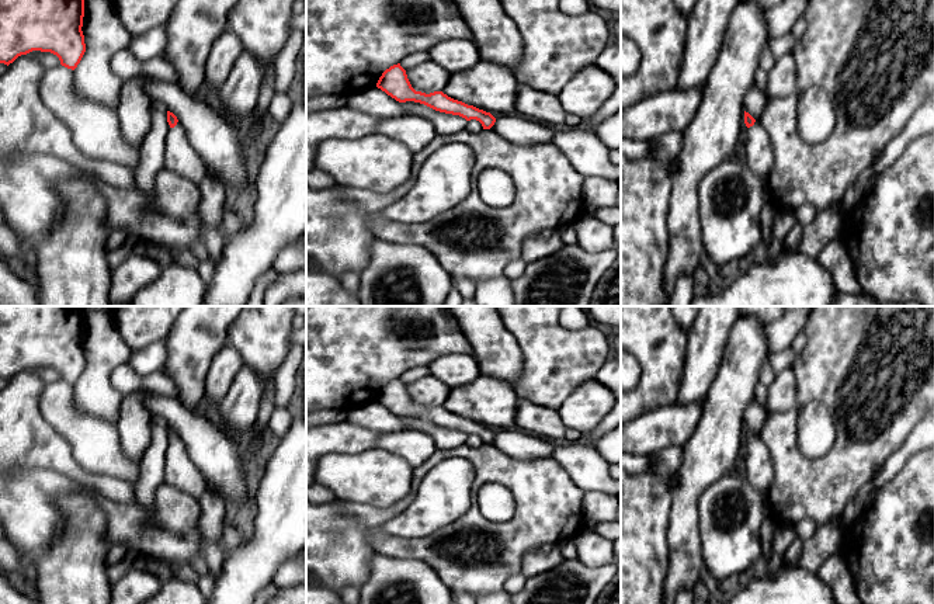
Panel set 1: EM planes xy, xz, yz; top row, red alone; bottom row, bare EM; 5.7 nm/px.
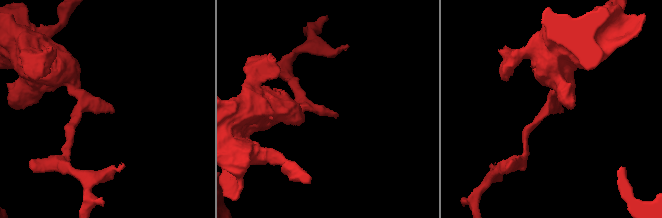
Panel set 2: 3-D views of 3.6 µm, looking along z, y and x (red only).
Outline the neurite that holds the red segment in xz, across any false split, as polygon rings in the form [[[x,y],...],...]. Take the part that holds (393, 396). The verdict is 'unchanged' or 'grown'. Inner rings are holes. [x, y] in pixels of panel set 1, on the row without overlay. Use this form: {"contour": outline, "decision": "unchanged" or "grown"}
{"contour": [[[400,378],[386,383],[379,392],[376,402],[399,417],[414,416],[440,427],[459,430],[466,435],[476,434],[482,438],[483,444],[490,444],[496,437],[496,433],[490,427],[454,414],[442,406],[434,406],[430,409],[416,406]]], "decision": "unchanged"}

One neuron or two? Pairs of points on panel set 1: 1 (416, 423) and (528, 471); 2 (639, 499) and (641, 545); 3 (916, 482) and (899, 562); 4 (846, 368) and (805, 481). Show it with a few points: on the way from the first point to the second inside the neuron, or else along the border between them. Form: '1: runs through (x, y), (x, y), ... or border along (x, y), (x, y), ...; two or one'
1: border along (465, 443), (437, 450); two
2: runs through (639, 510), (639, 534); one
3: runs through (916, 502), (916, 517), (910, 527), (910, 542); one
4: runs through (853, 398), (853, 441), (834, 460); one

